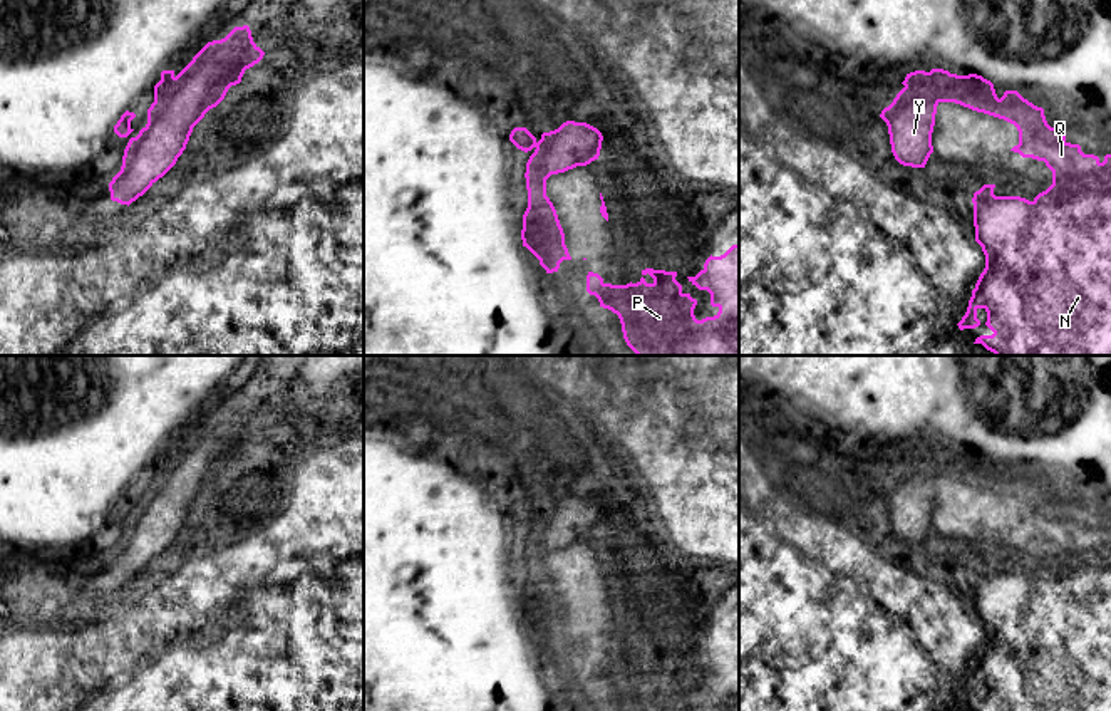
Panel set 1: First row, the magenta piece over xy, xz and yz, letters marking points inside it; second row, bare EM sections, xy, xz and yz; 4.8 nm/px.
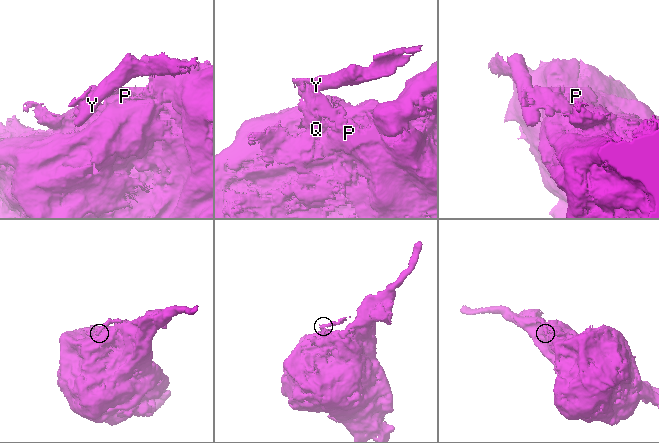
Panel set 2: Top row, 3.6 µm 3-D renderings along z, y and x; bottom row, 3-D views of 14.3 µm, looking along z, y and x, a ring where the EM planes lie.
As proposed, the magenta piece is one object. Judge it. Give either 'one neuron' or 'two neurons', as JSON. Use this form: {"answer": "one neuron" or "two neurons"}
{"answer": "two neurons"}

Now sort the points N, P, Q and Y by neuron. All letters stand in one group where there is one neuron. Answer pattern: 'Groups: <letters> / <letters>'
Groups: N P Q / Y

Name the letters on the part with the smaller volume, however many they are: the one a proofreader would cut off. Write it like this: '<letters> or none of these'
Y

